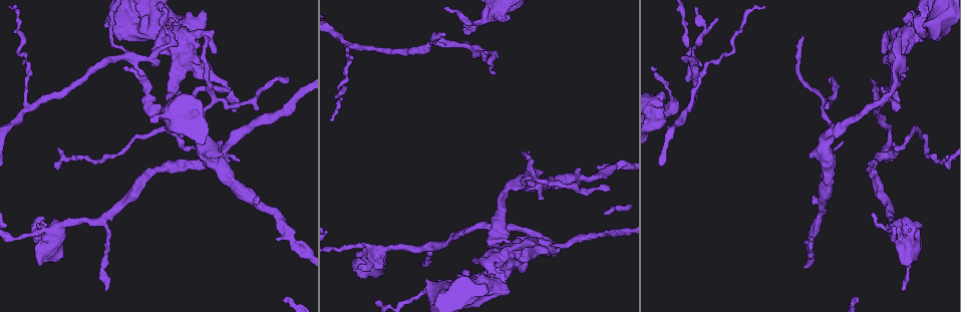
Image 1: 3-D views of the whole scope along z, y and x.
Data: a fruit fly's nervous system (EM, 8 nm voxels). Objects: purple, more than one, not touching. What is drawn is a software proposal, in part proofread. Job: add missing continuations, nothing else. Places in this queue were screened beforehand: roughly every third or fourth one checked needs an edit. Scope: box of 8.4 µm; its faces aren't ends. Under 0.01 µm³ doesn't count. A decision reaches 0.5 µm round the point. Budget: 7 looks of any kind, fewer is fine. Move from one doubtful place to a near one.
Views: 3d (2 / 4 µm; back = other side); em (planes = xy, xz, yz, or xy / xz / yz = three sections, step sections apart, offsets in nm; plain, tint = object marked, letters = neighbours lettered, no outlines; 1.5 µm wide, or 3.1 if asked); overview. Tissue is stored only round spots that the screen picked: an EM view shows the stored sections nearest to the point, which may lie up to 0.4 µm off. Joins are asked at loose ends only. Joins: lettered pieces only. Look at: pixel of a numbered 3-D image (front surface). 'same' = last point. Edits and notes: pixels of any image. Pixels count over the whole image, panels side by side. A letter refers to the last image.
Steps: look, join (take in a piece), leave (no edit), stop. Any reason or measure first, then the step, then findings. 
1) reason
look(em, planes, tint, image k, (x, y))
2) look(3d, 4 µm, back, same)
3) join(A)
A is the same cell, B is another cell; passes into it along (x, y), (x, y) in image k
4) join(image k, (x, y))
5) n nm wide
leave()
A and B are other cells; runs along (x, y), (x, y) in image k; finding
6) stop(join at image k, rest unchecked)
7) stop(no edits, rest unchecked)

stops while still wide
look(3d, 4 µm, image 1, (509, 288))

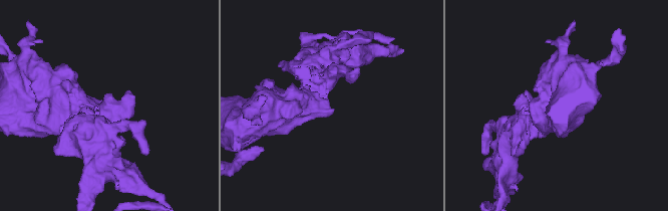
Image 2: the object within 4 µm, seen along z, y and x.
look(em, xz, step 8, letters, image 2, (332, 109))

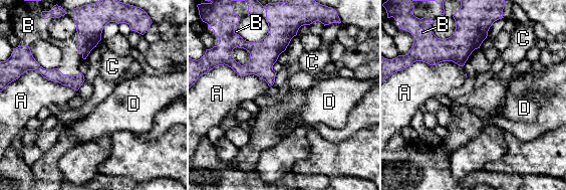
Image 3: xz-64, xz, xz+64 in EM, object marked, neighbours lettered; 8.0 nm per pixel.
join(B)
B is the same cell, A, C and D are other cells; passes into it along (90, 19), (77, 45), (71, 59) in image 3; it goes on there

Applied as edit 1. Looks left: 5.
stops while still wide
look(3d, 4 µm, image 1, (106, 24))

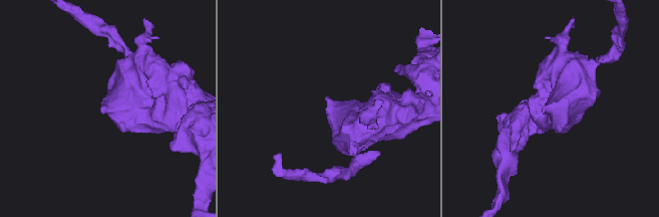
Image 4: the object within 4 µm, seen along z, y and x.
need the tissue
look(em, xy, step 8, letters, image 4, (326, 99))

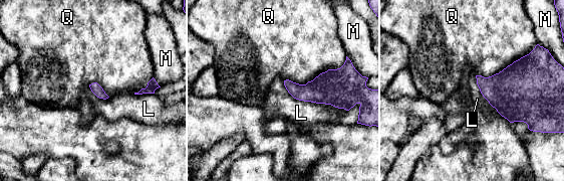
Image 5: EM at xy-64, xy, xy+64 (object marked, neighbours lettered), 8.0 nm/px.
L touches over 550 nm
leave()
L, M and Q are other cells; border along (283, 80), (296, 99), (347, 111) in image 5; none of them fits

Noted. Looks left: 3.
tapers out
look(em, planes, letters, image 1, (832, 80))

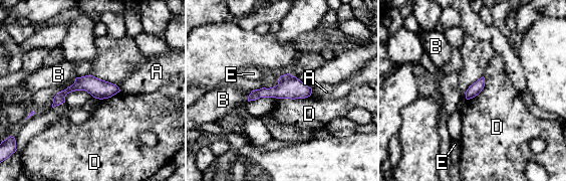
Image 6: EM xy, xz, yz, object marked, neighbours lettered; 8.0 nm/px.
leave()
A, B, D and E are other cells; border along (310, 95), (304, 98), (278, 99) in image 6; no lettered piece goes on from it

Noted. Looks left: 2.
stop(join at image 3, rest unchecked)

